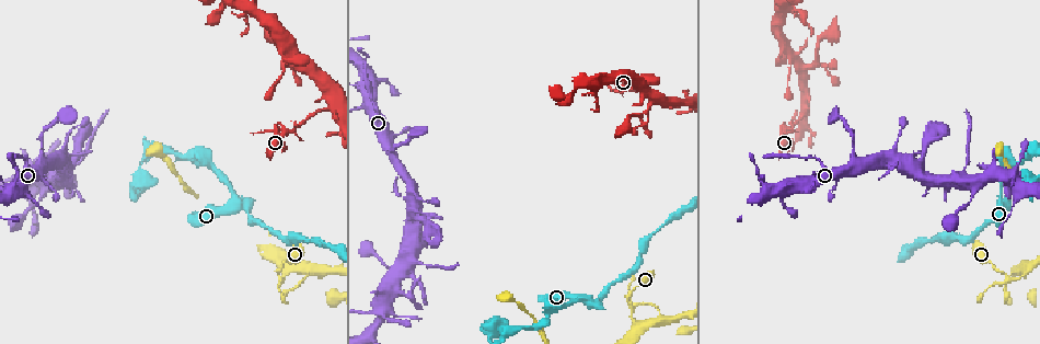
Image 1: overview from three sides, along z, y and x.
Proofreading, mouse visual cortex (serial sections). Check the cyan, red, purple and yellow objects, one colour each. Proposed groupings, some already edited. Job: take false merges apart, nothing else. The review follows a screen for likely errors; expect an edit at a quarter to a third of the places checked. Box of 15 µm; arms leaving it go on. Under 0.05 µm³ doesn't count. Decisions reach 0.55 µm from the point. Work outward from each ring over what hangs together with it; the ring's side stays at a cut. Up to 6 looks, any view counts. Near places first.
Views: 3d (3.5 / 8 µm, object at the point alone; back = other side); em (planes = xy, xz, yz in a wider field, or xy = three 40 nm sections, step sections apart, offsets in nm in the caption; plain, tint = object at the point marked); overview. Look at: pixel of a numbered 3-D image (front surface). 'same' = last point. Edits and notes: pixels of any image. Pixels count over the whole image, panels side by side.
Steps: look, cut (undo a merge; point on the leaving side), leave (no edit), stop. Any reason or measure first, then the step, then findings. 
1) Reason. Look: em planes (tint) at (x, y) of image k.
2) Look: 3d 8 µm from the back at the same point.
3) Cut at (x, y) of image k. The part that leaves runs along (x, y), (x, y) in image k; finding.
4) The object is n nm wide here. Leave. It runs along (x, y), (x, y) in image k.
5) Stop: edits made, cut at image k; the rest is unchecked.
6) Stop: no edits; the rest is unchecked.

Small branch off a trunk. Look: 3d 8 µm at (413, 262) of image 1.

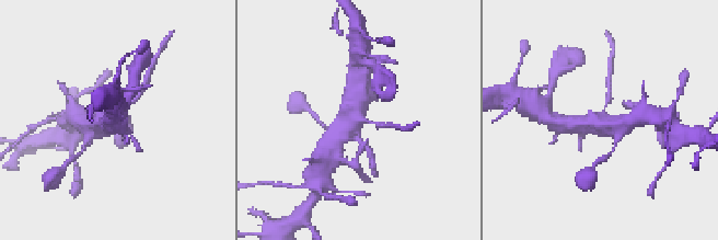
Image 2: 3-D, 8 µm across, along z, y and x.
4 arms meet here; the arms are 150, 200, 500, 600 nm wide; need the tissue. Look: em xy step 2 (tint) at (605, 115) of image 2.

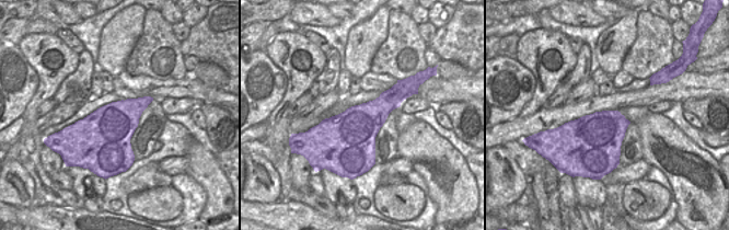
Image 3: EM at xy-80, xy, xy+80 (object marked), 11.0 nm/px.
Cut at (147, 79) of image 2. The part that leaves runs along (606, 103), (609, 77), (612, 67) in image 2; a second cell is stuck on.

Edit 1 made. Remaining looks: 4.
See it whole again. Look: overview.

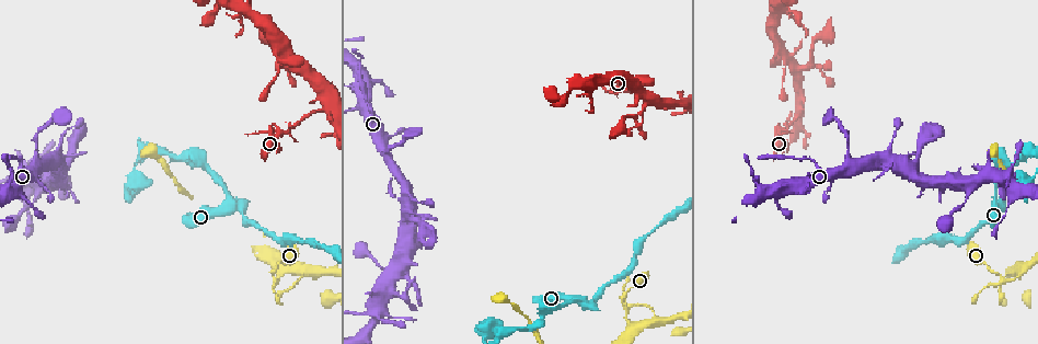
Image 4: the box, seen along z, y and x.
Branch point. Look: 3d 3.5 µm from the back at (993, 204) of image 4.

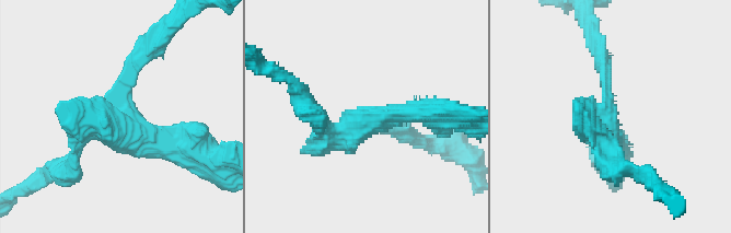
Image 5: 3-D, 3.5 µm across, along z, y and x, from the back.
Need the tissue. Look: em xy step 5 (tint) at (129, 126) of image 5.

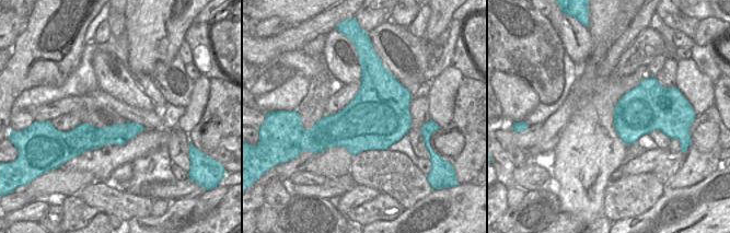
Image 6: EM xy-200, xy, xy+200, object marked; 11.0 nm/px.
Leave. It runs along (140, 128), (119, 135), (78, 130) in image 6; continuous, no second cell.

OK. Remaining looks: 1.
Stop: edits made, cut at image 2; the rest is unchecked.

